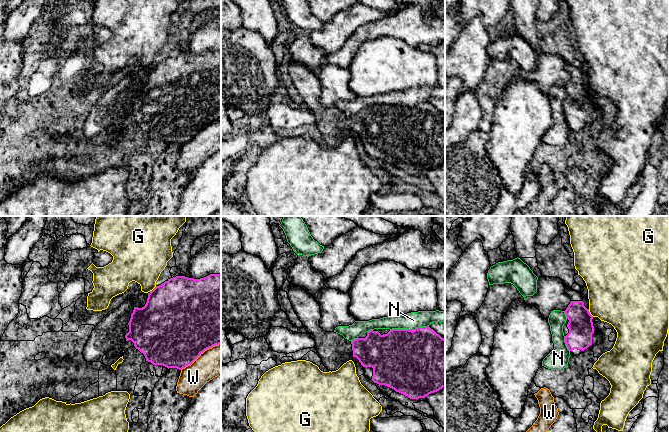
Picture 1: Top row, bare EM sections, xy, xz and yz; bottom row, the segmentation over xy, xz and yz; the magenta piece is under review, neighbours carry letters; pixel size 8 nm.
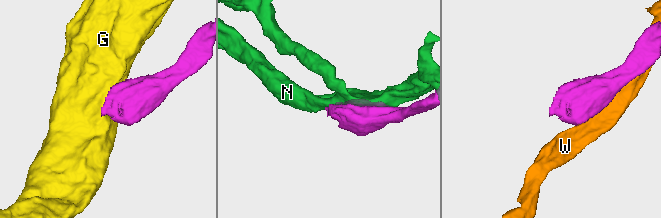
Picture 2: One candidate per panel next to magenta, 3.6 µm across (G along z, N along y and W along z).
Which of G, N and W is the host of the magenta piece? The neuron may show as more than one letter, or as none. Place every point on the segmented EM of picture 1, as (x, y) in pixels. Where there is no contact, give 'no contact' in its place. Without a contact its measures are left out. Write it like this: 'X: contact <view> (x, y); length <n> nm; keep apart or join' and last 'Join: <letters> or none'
G: contact yz (589, 313); length 80 nm; keep apart
N: contact xz (409, 330); length 320 nm; keep apart
W: contact xy (200, 353); length 380 nm; keep apart
Join: none

